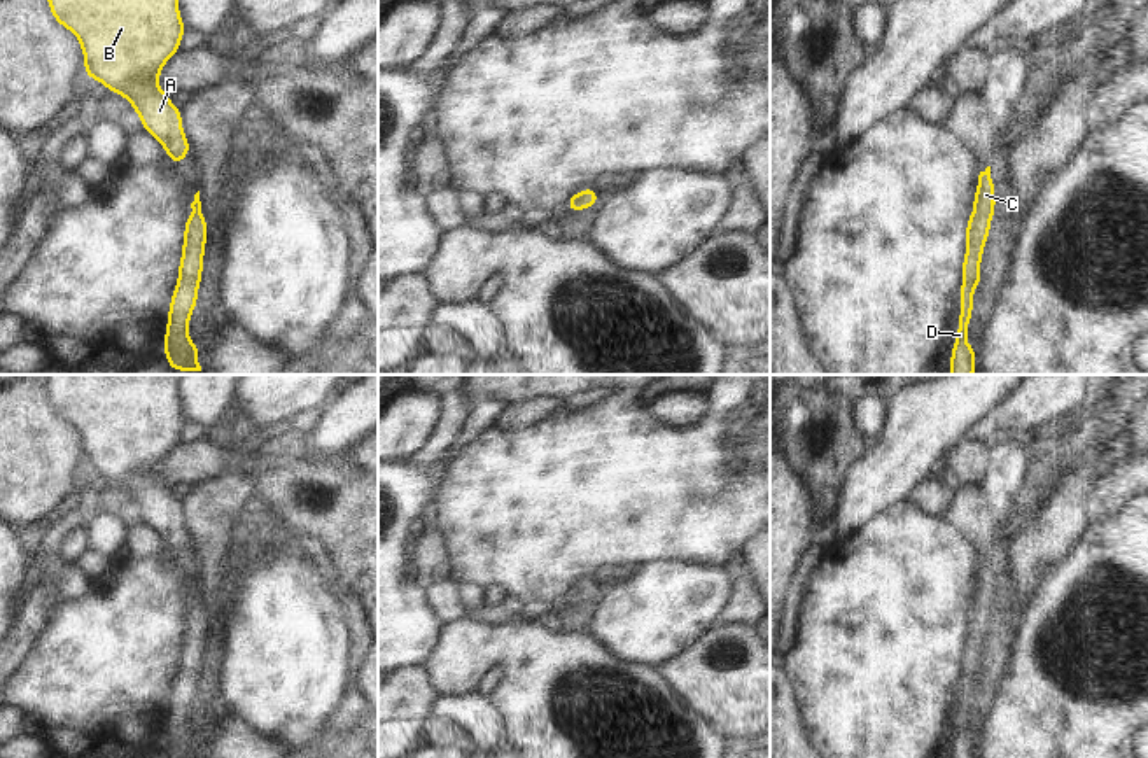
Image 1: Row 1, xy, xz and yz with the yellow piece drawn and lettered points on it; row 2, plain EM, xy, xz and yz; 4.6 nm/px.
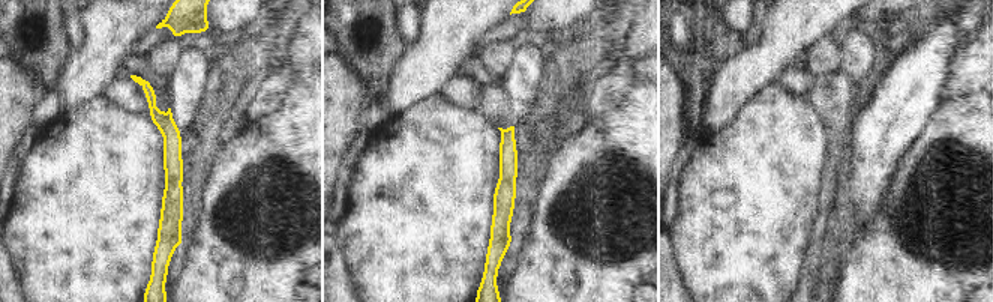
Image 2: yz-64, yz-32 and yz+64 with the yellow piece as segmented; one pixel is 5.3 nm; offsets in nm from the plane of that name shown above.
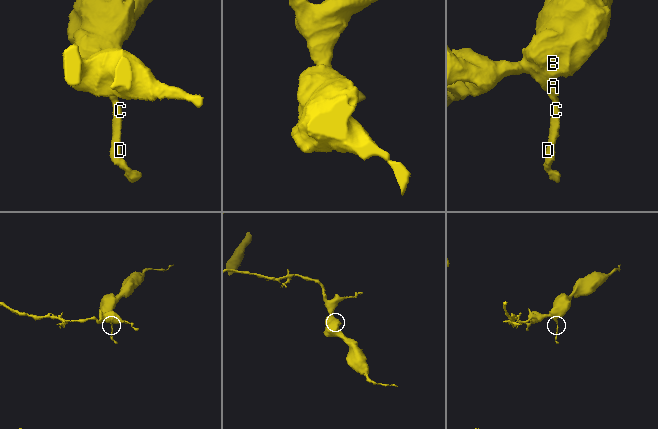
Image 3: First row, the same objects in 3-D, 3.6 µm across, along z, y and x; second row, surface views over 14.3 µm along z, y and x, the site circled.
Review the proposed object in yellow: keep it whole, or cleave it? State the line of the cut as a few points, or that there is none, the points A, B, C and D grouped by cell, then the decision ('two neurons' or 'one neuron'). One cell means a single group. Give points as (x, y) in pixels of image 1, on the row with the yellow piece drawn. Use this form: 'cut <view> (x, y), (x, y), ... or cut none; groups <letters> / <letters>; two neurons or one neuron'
cut none; groups A B C D; one neuron

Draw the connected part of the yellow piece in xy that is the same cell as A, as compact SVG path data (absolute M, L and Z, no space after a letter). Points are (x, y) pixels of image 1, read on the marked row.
M47 0L56 23L72 32L84 54L84 75L100 81L108 93L126 98L138 114L142 130L152 135L164 154L180 165L191 151L182 130L182 109L159 89L159 74L180 49L186 25L178 0Z

